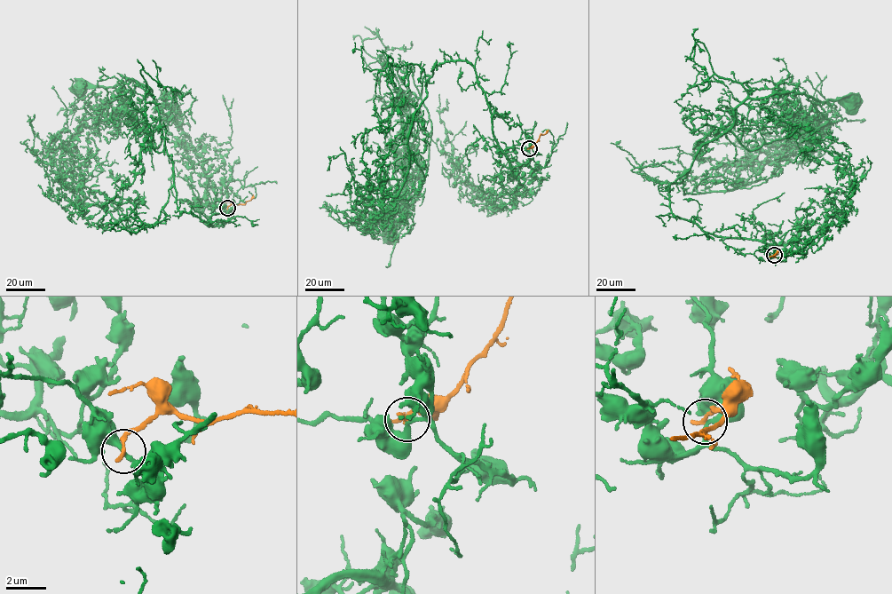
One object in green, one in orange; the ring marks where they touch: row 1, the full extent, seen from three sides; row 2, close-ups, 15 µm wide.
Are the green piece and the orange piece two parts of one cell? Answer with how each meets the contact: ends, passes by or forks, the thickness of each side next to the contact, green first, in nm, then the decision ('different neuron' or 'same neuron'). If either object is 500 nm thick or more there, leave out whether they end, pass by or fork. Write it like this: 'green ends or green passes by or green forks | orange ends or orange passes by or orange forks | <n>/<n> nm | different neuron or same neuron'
green passes by | orange ends | 240/240 nm | different neuron

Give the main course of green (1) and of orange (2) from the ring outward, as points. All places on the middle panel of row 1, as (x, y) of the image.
1: (529, 148), (521, 127), (491, 113), (472, 67), (434, 65), (409, 101), (390, 233)
2: (529, 148), (540, 134), (548, 131)

